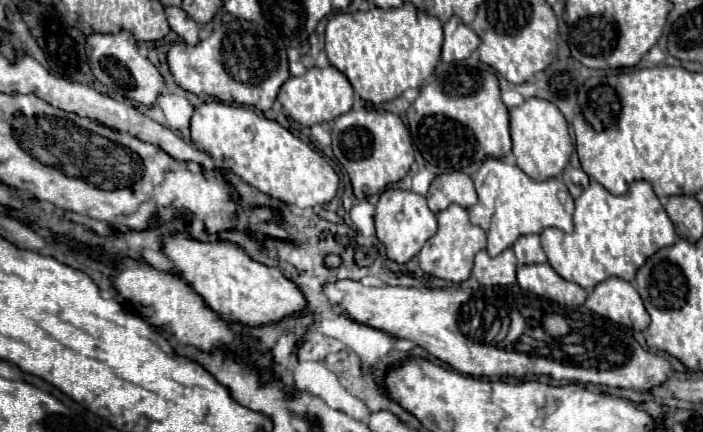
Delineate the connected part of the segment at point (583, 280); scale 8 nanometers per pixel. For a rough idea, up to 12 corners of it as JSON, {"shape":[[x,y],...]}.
{"shape":[[592,180],[574,232],[540,238],[554,272],[590,292],[632,282],[676,232],[648,182]]}

